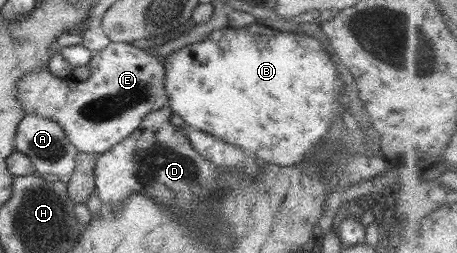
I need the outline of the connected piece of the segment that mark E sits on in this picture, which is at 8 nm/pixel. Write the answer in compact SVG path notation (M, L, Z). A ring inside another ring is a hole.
M109 42L105 48L90 55L90 74L85 80L72 81L53 76L47 66L22 74L16 82L18 101L24 111L39 117L49 117L58 122L69 142L82 153L100 155L129 136L140 124L145 114L168 106L164 87L164 66L154 56L125 42Z

